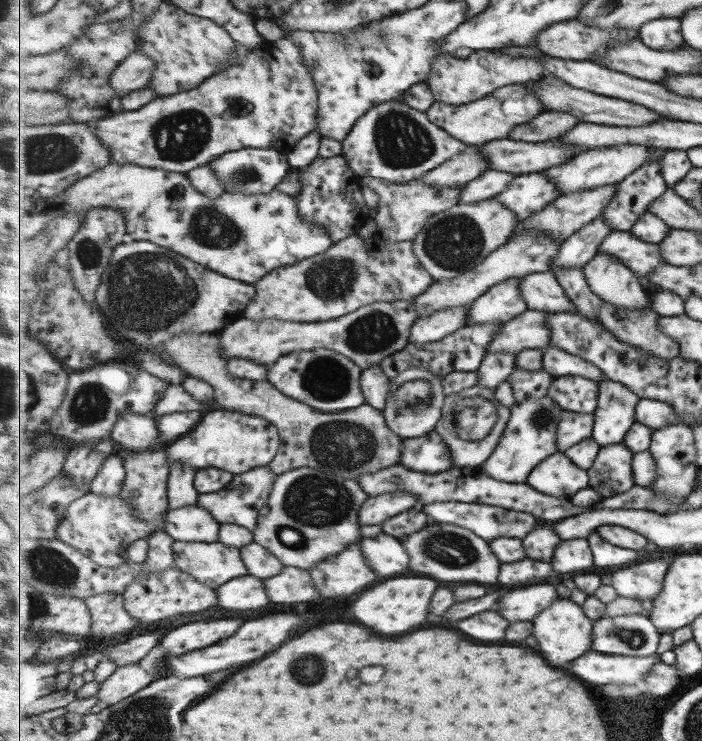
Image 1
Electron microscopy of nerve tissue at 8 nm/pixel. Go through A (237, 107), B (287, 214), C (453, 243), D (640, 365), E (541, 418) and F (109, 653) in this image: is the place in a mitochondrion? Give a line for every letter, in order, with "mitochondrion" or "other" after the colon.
A: mitochondrion
B: other
C: mitochondrion
D: mitochondrion
E: mitochondrion
F: other

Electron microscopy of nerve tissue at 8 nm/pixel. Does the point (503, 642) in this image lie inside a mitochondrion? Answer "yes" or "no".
no

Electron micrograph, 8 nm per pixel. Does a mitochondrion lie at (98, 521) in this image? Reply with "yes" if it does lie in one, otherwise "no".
no

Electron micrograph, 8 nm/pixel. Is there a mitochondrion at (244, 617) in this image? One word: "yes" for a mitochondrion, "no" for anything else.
no

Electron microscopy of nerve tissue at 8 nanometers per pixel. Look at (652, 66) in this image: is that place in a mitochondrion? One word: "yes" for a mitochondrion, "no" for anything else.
no

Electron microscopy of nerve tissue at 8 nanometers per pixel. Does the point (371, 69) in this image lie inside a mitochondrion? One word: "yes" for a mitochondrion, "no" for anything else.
yes

